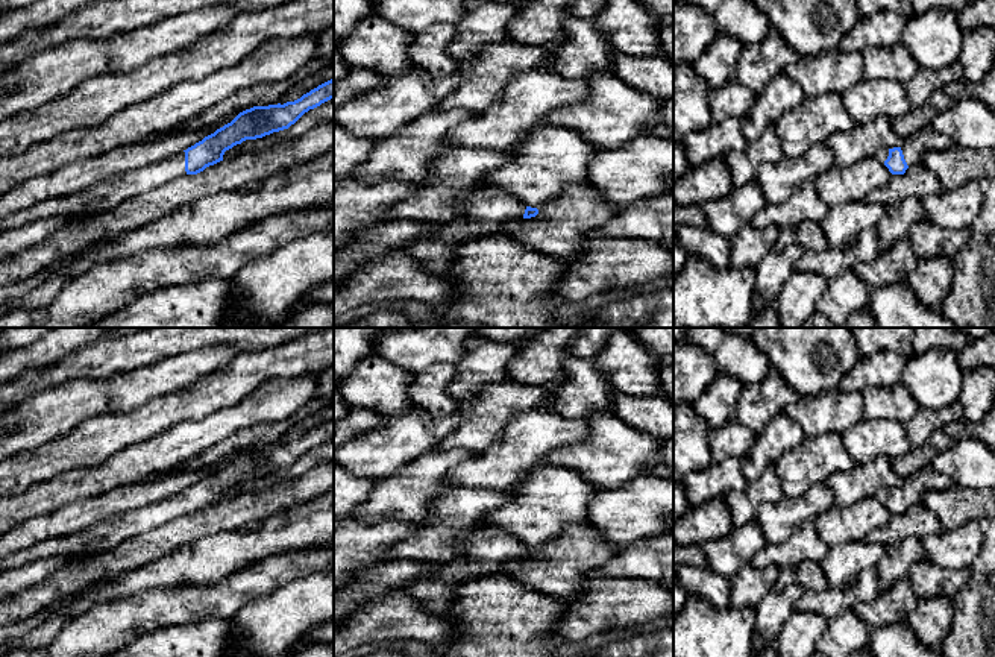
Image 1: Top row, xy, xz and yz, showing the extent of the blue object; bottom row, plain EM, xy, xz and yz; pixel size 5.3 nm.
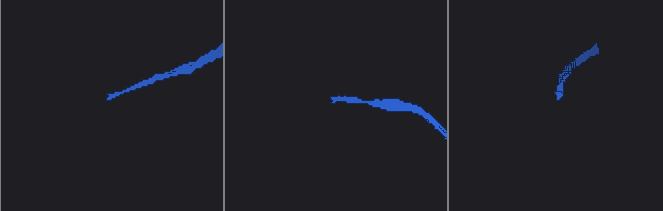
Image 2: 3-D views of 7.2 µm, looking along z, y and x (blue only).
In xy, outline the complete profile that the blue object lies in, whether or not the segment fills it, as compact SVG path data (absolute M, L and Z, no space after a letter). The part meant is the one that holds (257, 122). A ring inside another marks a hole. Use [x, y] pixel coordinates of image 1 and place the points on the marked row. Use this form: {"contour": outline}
{"contour": "M334 79L319 85L294 102L246 109L231 123L168 159L115 174L83 191L50 199L33 208L9 214L0 222L0 232L46 217L70 217L82 212L93 215L173 179L197 174L206 167L223 161L224 152L234 146L288 129L305 112L331 99L334 99Z"}

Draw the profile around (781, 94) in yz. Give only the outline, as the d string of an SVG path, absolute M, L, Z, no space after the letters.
M784 71L775 76L742 118L742 129L748 143L757 141L771 124L777 124L786 112L801 106L804 100L802 88Z

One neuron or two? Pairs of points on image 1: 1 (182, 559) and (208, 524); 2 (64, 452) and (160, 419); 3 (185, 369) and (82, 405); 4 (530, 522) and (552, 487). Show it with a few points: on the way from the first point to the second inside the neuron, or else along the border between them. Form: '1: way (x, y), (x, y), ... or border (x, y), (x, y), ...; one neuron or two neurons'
1: border (240, 528), (205, 536); two neurons
2: way (88, 445), (105, 434), (135, 425); one neuron
3: way (160, 378), (128, 392), (108, 393); one neuron
4: way (536, 513), (552, 496); one neuron

